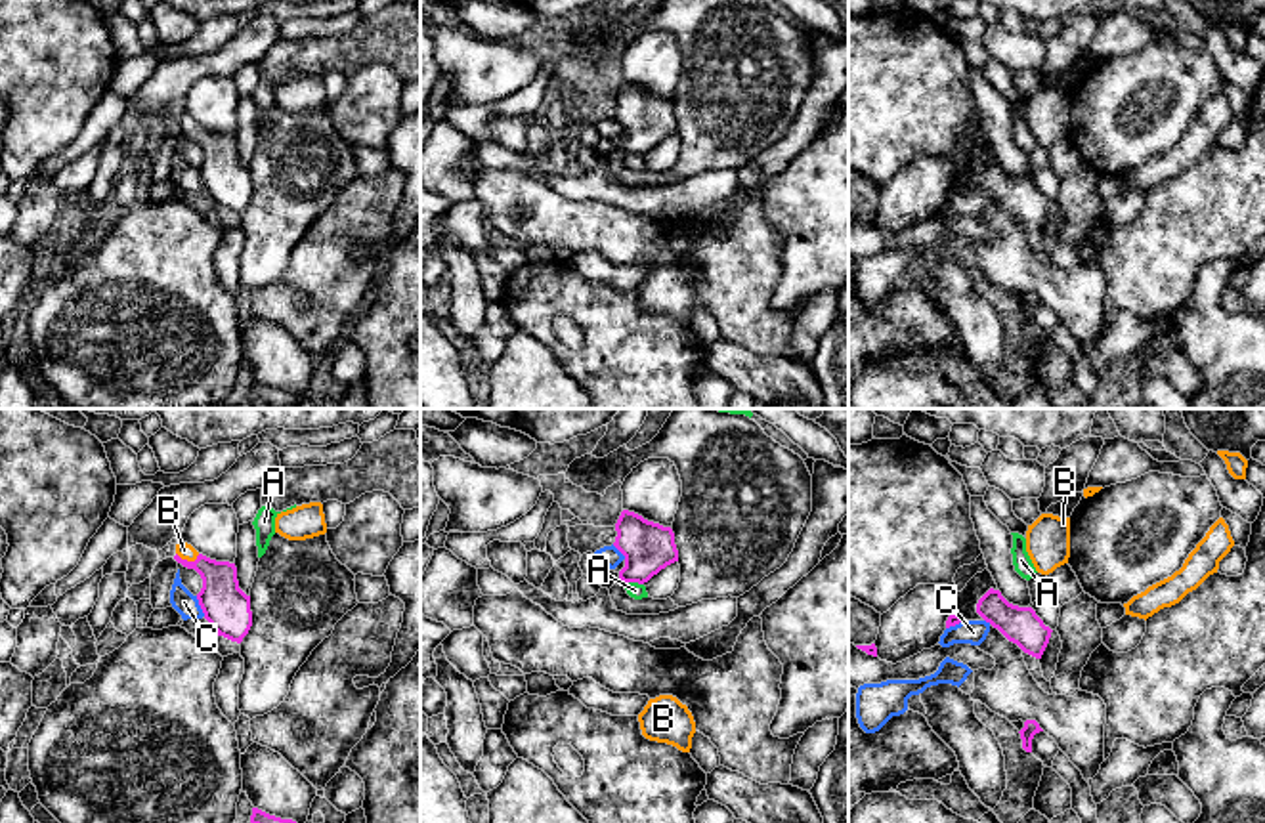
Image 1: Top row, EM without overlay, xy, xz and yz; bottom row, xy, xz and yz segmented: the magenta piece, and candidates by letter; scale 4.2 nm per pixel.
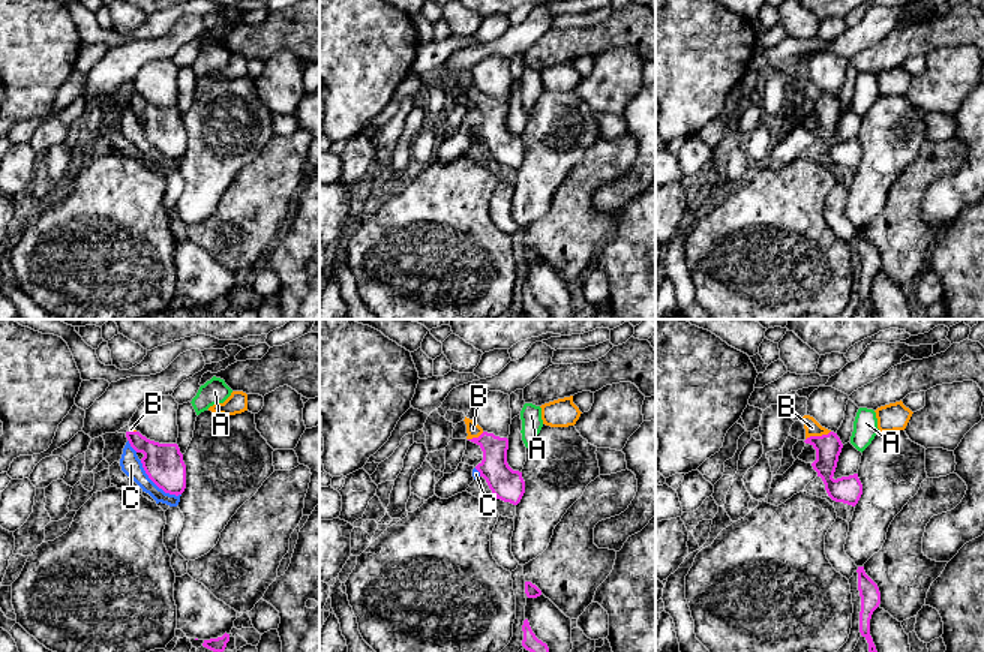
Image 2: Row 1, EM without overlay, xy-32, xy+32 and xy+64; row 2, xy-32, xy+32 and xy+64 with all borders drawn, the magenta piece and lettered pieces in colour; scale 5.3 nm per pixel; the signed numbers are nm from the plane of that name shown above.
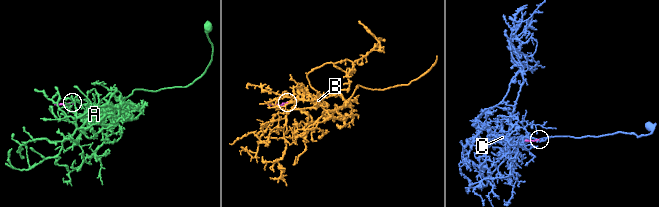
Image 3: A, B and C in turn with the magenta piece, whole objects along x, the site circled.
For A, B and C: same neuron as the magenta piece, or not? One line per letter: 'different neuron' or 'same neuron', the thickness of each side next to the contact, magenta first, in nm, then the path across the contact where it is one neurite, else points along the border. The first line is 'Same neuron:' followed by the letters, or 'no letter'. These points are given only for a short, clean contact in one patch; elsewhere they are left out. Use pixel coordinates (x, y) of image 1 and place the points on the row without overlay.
Same neuron: B
A: different neuron | 220/70 nm | along xz (643, 155), (625, 157)
B: same neuron | 190/70 nm | across xy (224, 176), (220, 157), (186, 132), (184, 123)
C: different neuron | 190/100 nm

